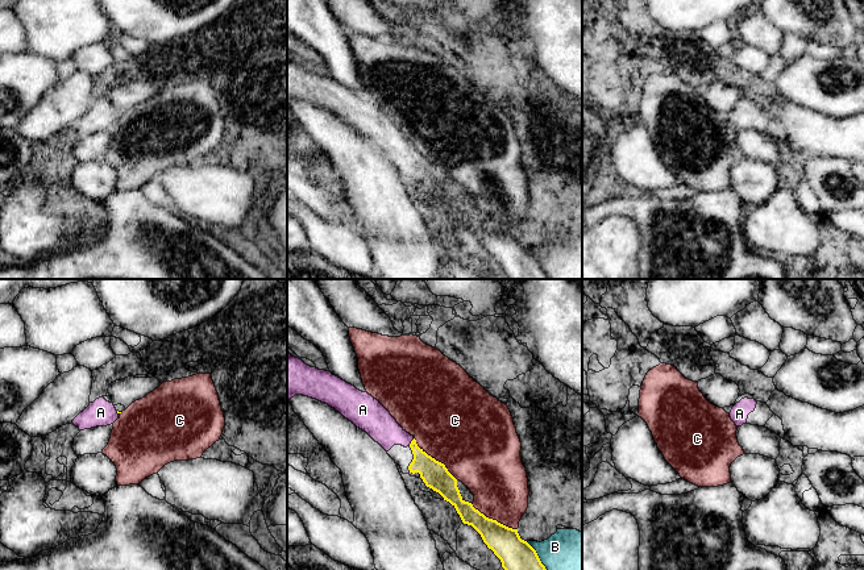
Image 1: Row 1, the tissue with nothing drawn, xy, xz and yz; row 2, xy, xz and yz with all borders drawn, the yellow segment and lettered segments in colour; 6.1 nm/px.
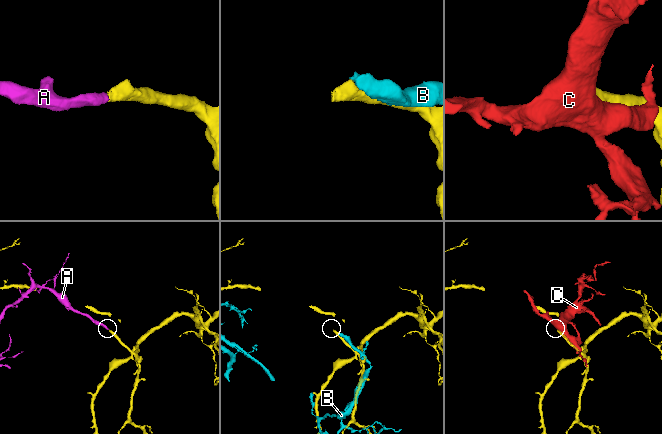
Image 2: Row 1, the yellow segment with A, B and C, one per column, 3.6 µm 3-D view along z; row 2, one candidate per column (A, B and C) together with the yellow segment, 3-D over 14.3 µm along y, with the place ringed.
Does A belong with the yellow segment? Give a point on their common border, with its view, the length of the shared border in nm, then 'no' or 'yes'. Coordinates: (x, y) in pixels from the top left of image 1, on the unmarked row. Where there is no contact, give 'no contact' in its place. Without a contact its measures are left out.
contact xz (411, 148); length 60 nm; yes

